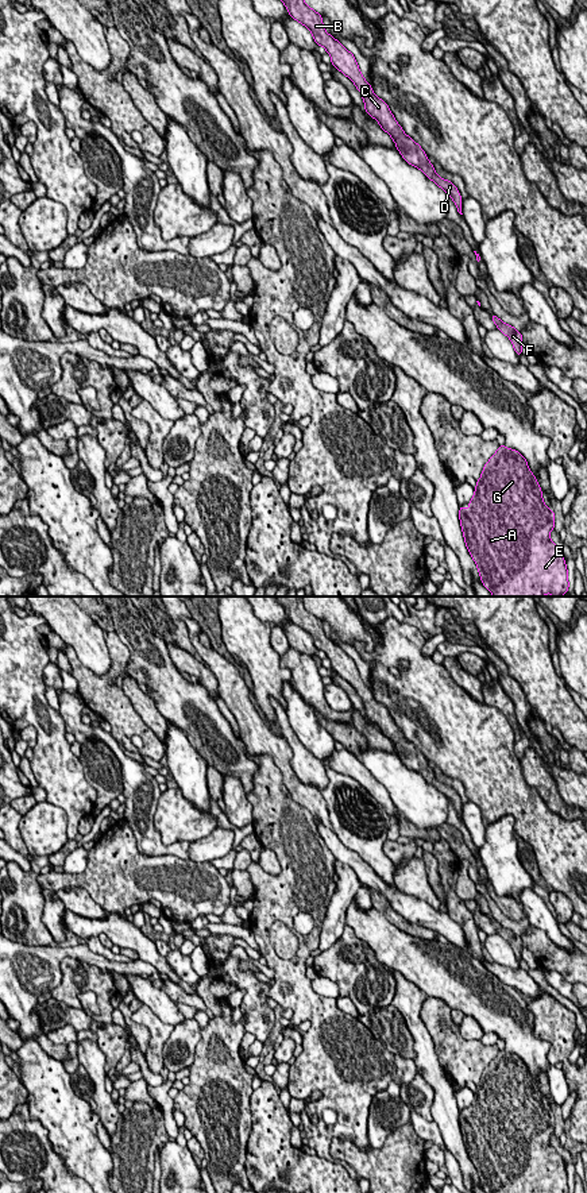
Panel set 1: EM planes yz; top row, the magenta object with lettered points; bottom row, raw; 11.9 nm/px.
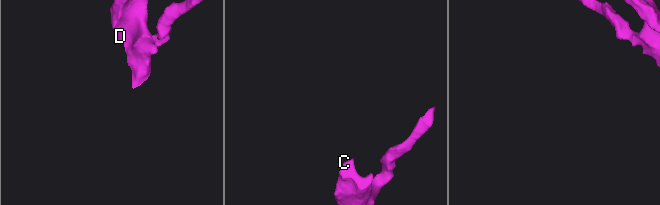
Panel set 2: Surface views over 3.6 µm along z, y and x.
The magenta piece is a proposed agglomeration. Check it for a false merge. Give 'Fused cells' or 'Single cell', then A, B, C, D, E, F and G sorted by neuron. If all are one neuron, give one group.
Single cell. Groups: A B C D E F G

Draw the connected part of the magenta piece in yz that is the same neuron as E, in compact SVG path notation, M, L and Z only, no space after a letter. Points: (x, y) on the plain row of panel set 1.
M498 1051L484 1069L468 1109L468 1115L460 1111L460 1131L486 1193L569 1192L563 1157L549 1142L555 1116L544 1108L541 1092L518 1055Z

